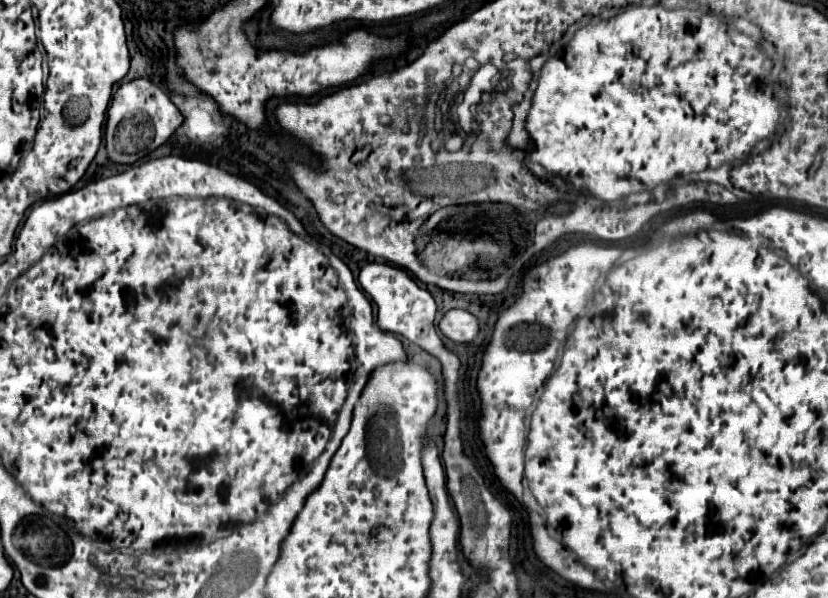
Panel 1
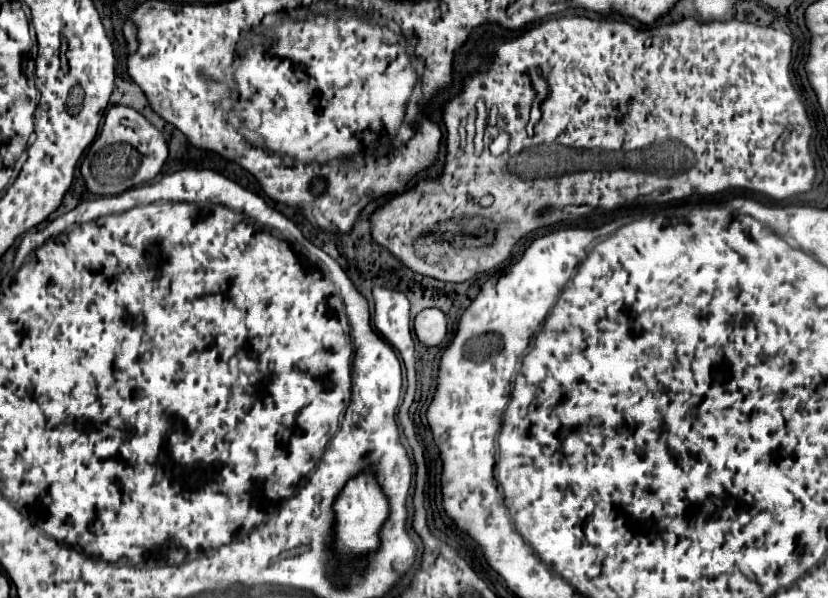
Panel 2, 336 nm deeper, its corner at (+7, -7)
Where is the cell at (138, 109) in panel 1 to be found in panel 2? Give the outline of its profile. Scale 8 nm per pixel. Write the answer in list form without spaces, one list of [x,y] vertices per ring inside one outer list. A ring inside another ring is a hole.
[[[118,105],[108,109],[100,135],[88,147],[88,153],[80,163],[80,173],[90,193],[116,195],[128,191],[130,187],[152,181],[160,173],[166,157],[168,147],[162,131],[150,125],[138,111]]]

